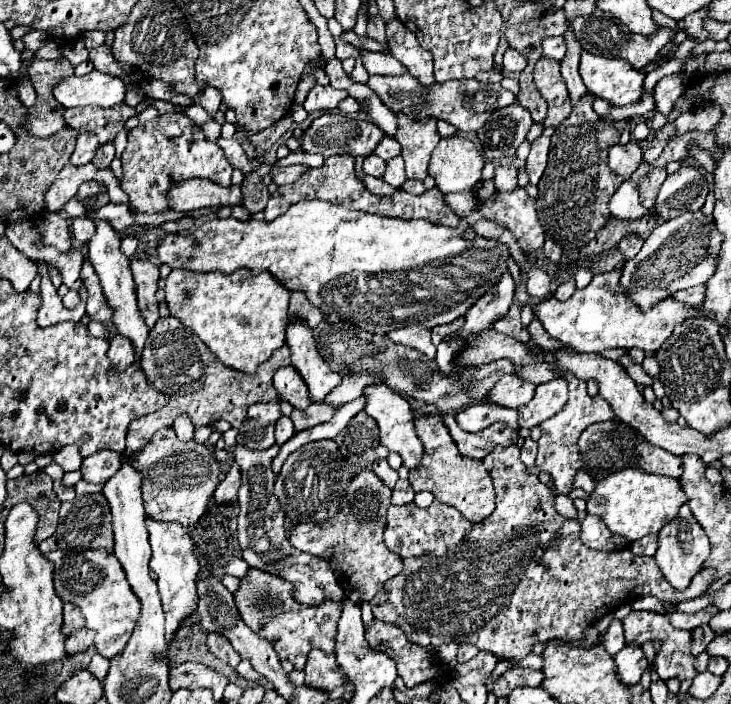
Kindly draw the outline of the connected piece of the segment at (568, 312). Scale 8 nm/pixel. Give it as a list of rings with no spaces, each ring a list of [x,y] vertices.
[[[616,270],[606,274],[594,274],[592,282],[584,290],[576,290],[566,302],[560,302],[550,296],[536,304],[532,310],[534,318],[542,322],[544,330],[554,340],[572,348],[578,354],[602,352],[610,348],[640,348],[644,352],[656,352],[672,334],[676,324],[680,324],[684,318],[692,318],[698,314],[696,308],[678,304],[672,298],[654,306],[654,310],[640,312],[632,302],[622,296]]]

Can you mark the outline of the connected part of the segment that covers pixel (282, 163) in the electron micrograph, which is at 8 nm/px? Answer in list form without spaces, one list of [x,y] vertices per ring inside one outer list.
[[[290,152],[285,158],[277,159],[275,162],[275,165],[279,167],[287,167],[290,164],[304,164],[304,166],[318,168],[324,164],[324,158],[308,154],[308,152]]]

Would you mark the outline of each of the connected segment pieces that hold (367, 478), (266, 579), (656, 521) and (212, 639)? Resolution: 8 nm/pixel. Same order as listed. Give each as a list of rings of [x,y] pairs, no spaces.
[[[360,472],[350,482],[346,506],[342,506],[342,510],[330,518],[330,522],[322,522],[322,526],[296,524],[288,534],[288,540],[296,546],[296,550],[324,558],[330,564],[330,570],[336,574],[346,596],[358,604],[374,598],[388,578],[402,572],[402,558],[388,550],[382,540],[388,506],[376,506],[376,502],[390,502],[390,488],[376,478],[374,472]]]
[[[248,568],[248,574],[240,578],[240,586],[234,592],[236,608],[244,624],[260,638],[268,640],[280,660],[288,660],[294,670],[304,670],[310,650],[318,648],[326,654],[334,652],[338,618],[342,614],[342,602],[324,600],[318,606],[298,604],[292,596],[292,584],[274,574],[266,574],[258,568]]]
[[[630,468],[608,474],[602,480],[596,480],[596,488],[586,502],[588,502],[586,508],[588,514],[602,518],[614,536],[634,542],[646,534],[656,534],[664,522],[668,522],[678,514],[680,504],[688,502],[688,498],[676,478],[654,476]]]
[[[208,634],[208,648],[210,648],[210,652],[216,656],[216,658],[220,658],[222,662],[226,662],[230,668],[236,668],[238,664],[240,664],[240,658],[238,658],[238,654],[234,652],[234,648],[230,646],[230,642],[226,640],[226,638],[222,638],[220,634]]]

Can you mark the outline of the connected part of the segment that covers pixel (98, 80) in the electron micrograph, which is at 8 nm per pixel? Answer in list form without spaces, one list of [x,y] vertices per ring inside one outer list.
[[[92,70],[86,76],[70,76],[54,86],[54,98],[64,106],[100,106],[110,108],[124,102],[126,86],[122,78]]]

